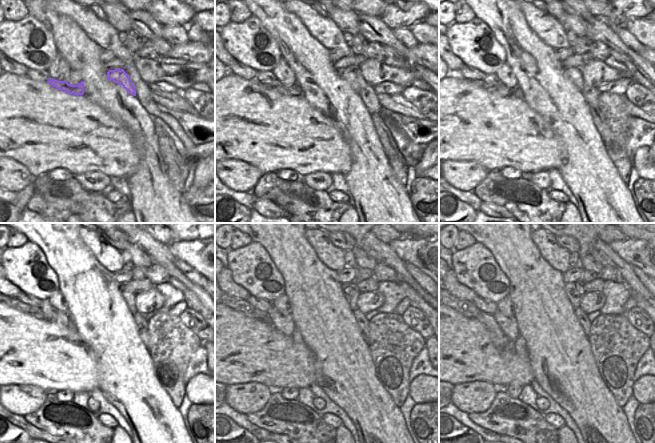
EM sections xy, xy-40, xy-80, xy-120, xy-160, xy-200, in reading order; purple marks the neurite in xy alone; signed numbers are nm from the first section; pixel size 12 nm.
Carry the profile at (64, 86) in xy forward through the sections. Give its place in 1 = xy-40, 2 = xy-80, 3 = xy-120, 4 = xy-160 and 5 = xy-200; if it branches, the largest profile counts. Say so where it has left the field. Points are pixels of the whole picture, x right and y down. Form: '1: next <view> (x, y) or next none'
1: next xy-40 (295, 90)
2: next xy-80 (502, 90)
3: next xy-120 (35, 311)
4: next xy-160 (243, 306)
5: next xy-200 (467, 308)

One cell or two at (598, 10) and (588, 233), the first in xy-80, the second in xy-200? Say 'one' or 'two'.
two

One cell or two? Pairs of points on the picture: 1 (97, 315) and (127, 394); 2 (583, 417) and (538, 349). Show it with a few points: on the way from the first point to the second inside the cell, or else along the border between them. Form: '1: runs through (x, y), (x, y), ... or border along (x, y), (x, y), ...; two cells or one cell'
1: runs through (112, 335), (121, 355), (126, 374); one cell
2: runs through (583, 400), (583, 394), (555, 366); one cell

